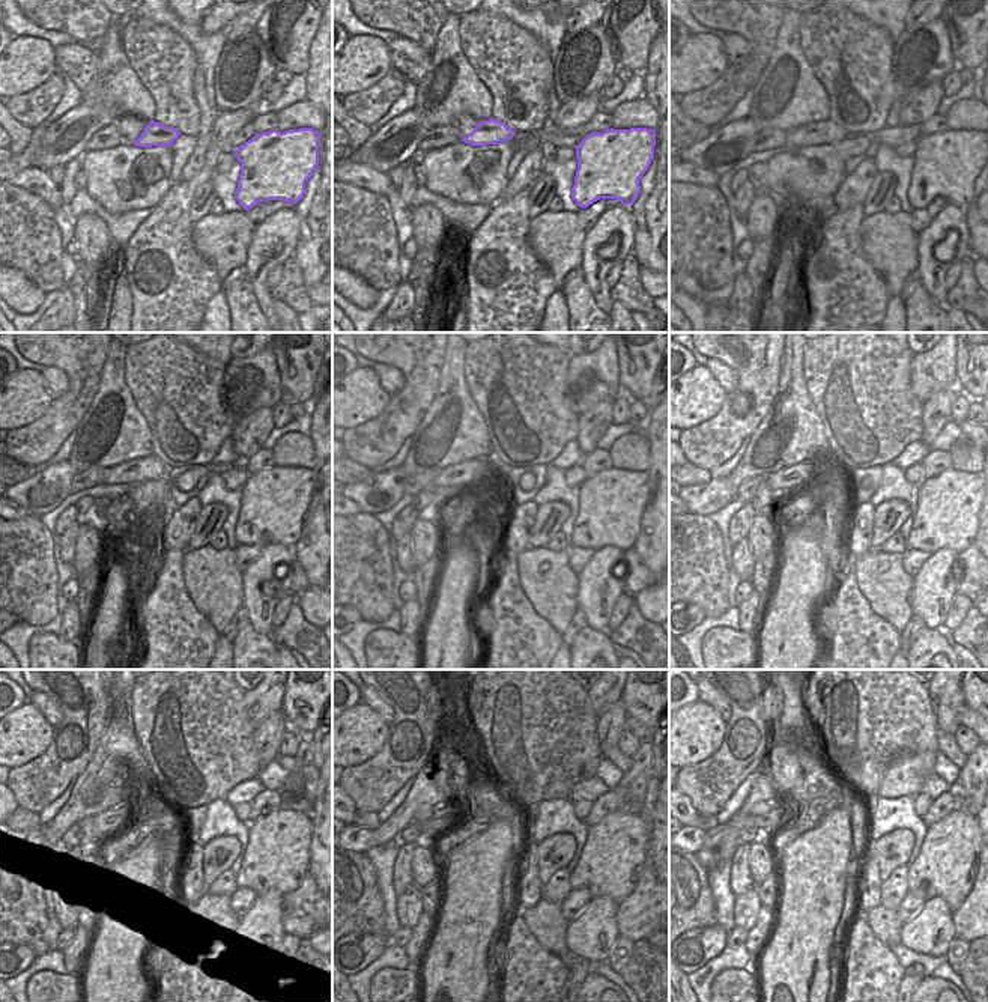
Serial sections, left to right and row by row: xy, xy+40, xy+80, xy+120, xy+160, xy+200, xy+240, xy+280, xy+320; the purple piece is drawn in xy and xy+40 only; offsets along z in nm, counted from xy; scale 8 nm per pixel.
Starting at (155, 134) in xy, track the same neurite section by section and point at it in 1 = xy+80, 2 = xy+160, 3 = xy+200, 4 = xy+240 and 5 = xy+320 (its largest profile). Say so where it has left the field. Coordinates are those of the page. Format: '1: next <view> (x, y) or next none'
1: next xy+80 (824, 131)
2: next xy+160 (471, 471)
3: next xy+200 (784, 483)
4: next xy+240 (112, 820)
5: next xy+320 (776, 814)

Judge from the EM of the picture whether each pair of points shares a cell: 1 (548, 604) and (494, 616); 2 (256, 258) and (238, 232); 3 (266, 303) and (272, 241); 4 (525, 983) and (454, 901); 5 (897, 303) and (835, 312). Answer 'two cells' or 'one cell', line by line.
1: two cells
2: two cells
3: one cell
4: two cells
5: two cells

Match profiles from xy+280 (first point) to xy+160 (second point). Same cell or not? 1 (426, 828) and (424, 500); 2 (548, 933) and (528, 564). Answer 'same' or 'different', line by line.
1: same
2: same

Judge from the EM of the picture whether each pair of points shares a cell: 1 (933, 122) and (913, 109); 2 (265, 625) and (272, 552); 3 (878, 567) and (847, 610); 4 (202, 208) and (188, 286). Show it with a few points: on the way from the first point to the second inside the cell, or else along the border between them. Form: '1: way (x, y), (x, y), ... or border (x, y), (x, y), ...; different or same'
1: border (936, 112), (919, 125); different
2: way (260, 607), (254, 601), (254, 576), (260, 570); same
3: border (854, 558), (857, 590), (883, 619); different
4: border (199, 187), (190, 206), (191, 224); different

